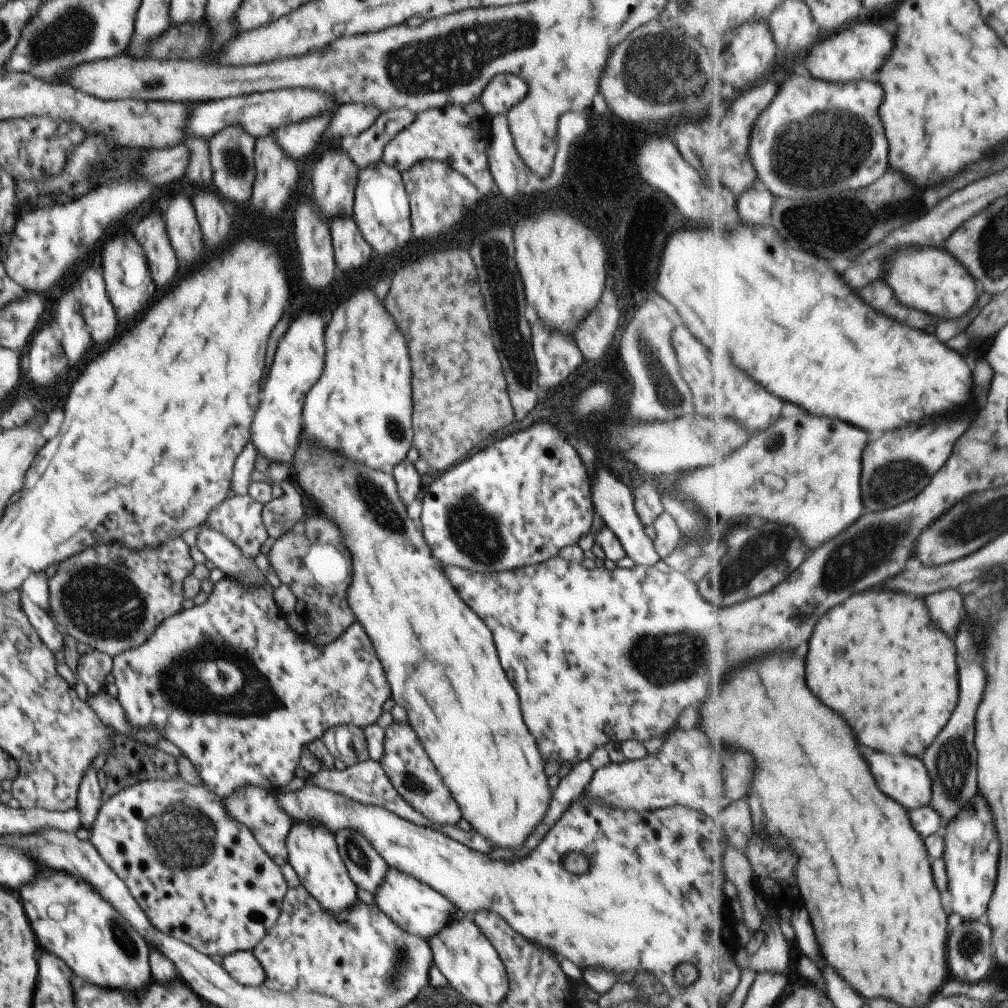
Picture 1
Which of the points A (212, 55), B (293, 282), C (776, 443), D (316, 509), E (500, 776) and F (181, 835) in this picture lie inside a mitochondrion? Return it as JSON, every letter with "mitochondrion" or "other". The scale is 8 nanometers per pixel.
{"A":"other","B":"other","C":"other","D":"other","E":"other","F":"mitochondrion"}

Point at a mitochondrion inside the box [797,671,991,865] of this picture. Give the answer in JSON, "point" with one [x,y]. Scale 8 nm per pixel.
{"point":[953,758]}

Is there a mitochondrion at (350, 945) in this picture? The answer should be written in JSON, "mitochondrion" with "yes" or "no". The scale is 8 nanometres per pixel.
{"mitochondrion":"no"}

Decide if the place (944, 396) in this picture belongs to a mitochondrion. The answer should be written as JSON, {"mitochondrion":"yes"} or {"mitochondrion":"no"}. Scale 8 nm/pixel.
{"mitochondrion":"no"}

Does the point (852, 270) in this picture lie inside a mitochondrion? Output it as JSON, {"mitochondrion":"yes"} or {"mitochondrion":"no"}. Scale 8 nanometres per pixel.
{"mitochondrion":"no"}

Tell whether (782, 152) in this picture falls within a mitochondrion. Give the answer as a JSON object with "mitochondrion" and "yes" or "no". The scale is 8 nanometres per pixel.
{"mitochondrion":"yes"}

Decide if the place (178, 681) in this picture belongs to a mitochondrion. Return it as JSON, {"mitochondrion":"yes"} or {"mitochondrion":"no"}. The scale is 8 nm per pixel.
{"mitochondrion":"yes"}

